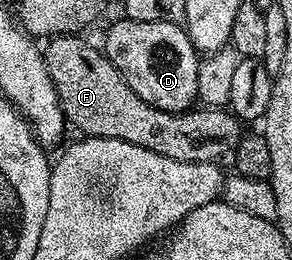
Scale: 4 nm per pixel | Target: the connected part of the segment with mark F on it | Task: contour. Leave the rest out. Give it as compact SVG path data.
M58 34L44 48L47 72L58 90L64 117L71 127L76 126L87 136L126 140L175 161L213 163L236 148L244 129L231 111L207 106L191 108L187 112L156 108L134 92L101 49L95 49L82 39L76 34Z

